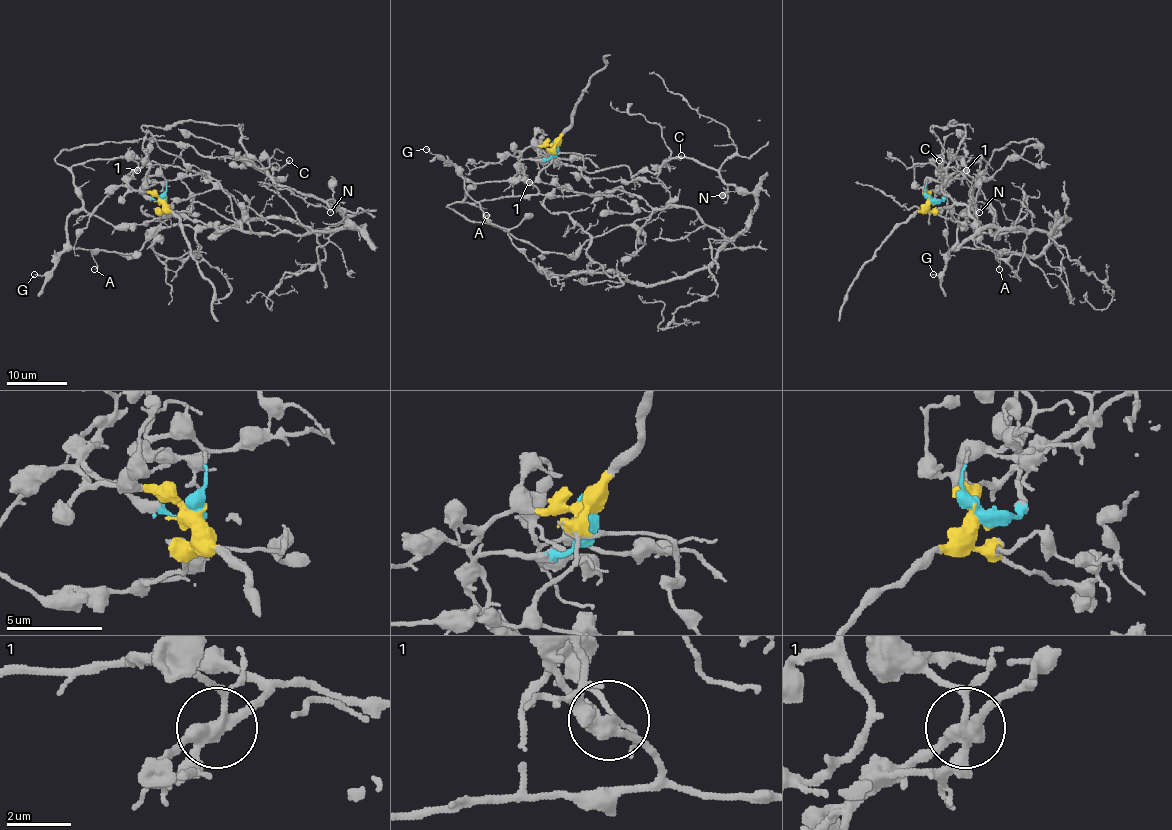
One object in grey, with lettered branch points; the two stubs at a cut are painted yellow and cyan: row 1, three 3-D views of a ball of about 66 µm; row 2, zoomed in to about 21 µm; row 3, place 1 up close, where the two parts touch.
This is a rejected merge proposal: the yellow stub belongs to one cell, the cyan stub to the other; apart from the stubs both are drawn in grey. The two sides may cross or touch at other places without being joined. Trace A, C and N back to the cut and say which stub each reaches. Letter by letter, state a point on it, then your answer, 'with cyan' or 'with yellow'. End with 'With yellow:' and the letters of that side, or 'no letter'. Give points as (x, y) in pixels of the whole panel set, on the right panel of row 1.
A: at (999, 269); with cyan
C: at (939, 160); with yellow
N: at (979, 212); with yellow
With yellow: C, N

